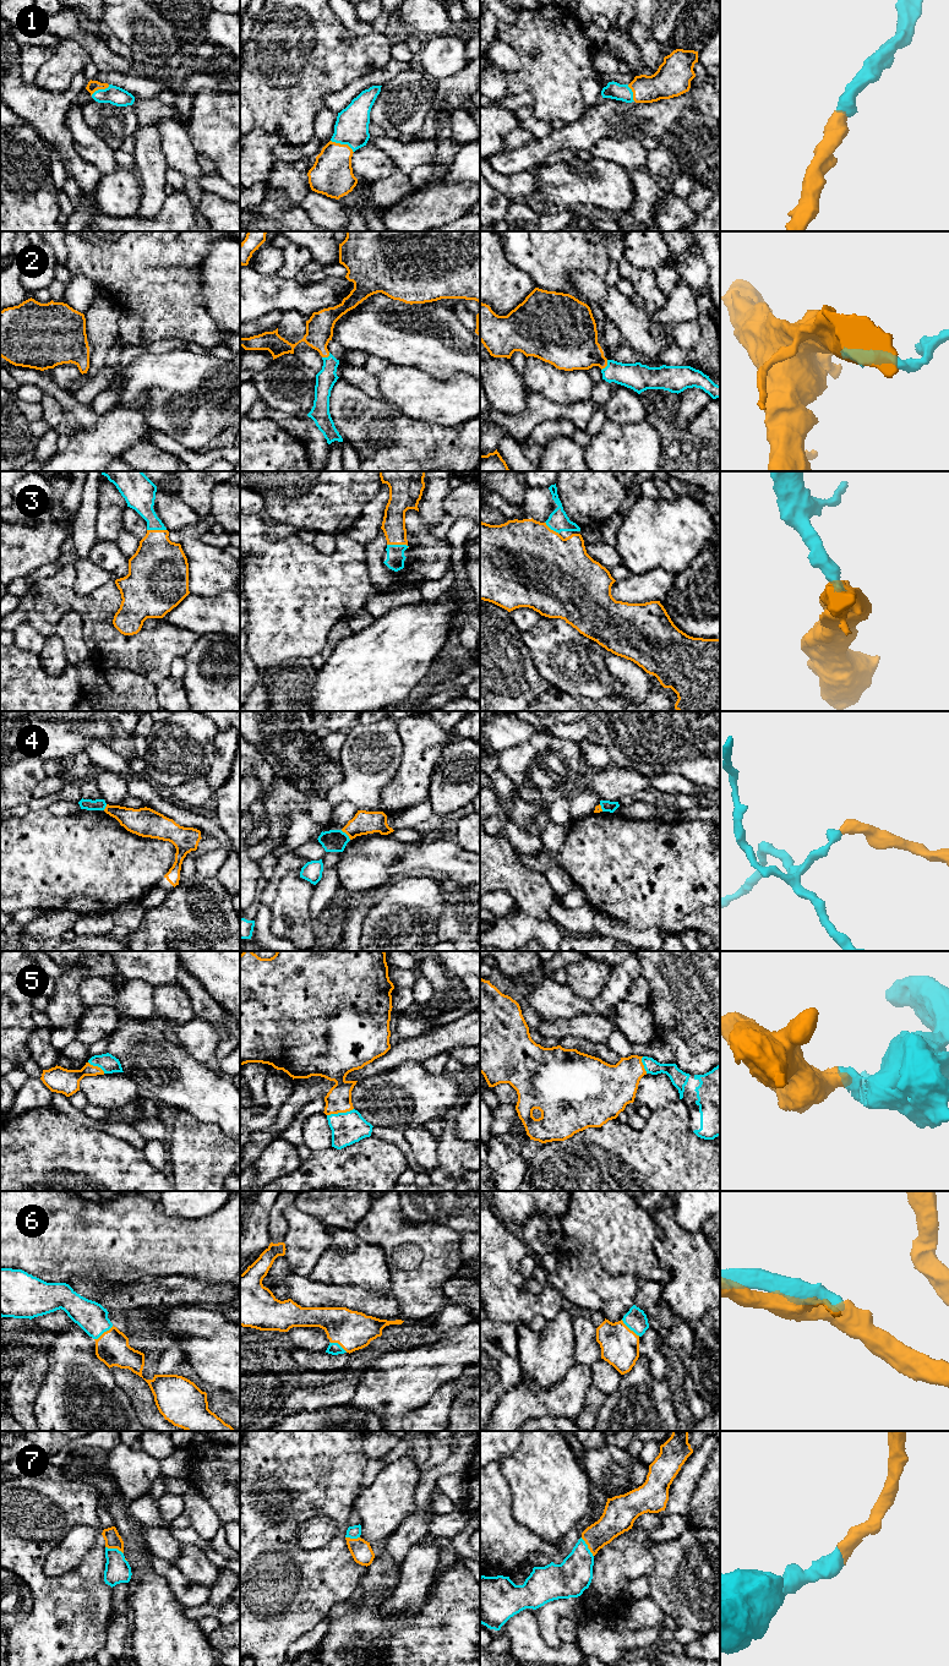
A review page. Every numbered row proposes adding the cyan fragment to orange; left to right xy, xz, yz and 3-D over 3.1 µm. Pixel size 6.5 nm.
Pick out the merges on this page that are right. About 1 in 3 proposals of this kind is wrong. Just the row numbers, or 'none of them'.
1, 2, 3, 5, 6, 7

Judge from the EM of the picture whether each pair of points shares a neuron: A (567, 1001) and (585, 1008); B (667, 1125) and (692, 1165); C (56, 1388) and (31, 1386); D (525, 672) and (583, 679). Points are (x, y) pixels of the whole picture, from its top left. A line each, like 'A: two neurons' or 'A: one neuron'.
A: one neuron
B: one neuron
C: two neurons
D: two neurons

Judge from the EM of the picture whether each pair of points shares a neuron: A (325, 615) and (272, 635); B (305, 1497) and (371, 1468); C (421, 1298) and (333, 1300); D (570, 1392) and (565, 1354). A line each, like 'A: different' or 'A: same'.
A: same
B: different
C: different
D: different

